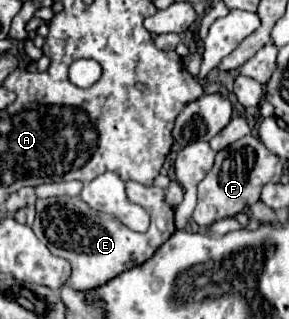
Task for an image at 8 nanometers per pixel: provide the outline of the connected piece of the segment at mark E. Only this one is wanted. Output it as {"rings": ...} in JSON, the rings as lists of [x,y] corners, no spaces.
{"rings":[[[133,180],[127,182],[127,196],[131,202],[143,206],[151,216],[151,226],[145,234],[129,230],[115,216],[93,210],[89,204],[79,200],[79,196],[59,196],[59,198],[39,198],[37,216],[33,222],[35,236],[51,250],[53,256],[65,258],[71,264],[71,276],[65,282],[73,290],[93,290],[121,272],[143,264],[149,260],[157,248],[169,240],[175,232],[173,208],[165,200],[165,190],[157,186],[141,186]]]}

